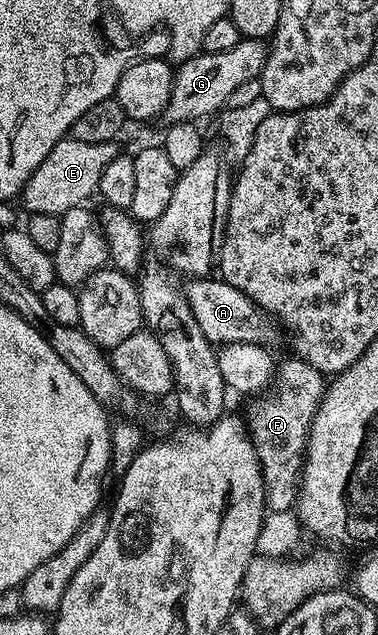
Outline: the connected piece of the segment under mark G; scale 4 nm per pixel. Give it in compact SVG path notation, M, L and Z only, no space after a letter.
M242 38L234 49L223 54L198 53L189 60L182 61L174 73L171 98L163 113L166 125L186 124L218 113L236 88L251 79L259 78L266 62L268 47L264 41Z

